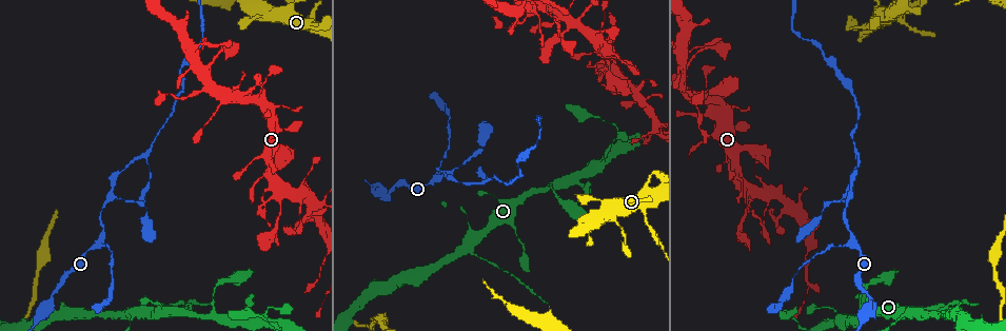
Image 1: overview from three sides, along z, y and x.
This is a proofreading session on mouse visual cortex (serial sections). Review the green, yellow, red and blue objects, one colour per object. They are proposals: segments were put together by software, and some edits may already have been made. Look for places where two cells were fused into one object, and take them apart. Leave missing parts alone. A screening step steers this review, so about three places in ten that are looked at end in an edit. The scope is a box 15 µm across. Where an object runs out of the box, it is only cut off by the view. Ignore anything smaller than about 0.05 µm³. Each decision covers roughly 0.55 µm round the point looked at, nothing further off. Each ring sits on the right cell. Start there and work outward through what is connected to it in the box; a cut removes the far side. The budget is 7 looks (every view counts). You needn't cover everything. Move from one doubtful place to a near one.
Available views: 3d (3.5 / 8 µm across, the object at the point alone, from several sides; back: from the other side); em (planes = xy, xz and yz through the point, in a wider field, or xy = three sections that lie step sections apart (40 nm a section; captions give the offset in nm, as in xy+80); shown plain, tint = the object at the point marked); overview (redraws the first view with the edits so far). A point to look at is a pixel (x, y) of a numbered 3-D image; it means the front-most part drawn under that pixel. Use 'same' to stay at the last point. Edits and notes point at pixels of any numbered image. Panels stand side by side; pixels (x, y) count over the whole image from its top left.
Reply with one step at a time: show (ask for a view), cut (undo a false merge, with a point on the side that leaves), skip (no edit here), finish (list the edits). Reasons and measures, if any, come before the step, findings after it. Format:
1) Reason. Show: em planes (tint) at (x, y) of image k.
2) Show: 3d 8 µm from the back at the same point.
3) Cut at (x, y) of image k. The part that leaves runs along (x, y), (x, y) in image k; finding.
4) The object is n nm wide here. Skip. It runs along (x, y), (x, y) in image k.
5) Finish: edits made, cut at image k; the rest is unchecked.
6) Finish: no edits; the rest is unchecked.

Show: 3d 3.5 µm at (438, 178) of image 1.

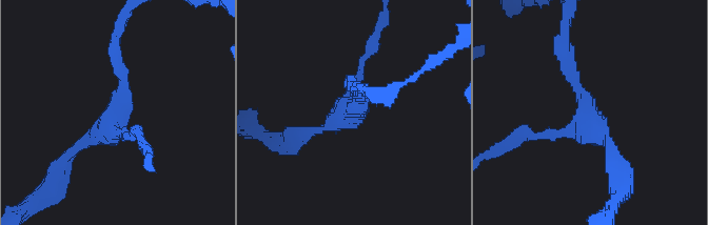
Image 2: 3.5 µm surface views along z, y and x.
3 arms meet here; the arms are 150, 200, 200 nm wide. Show: em planes (tint) at (112, 121) of image 2.

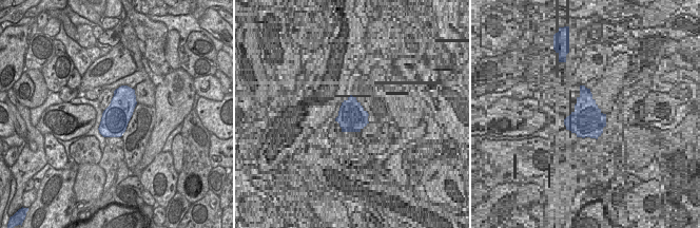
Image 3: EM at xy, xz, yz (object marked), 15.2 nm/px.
Skip. It runs along (63, 164), (112, 122), (119, 60) in image 2; continuous, no second cell.

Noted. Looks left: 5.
Two arms in line, one across. Show: 3d 3.5 µm at (471, 249) of image 1.

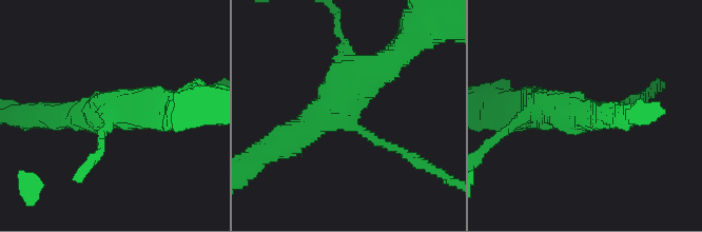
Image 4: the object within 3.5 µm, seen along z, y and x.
Shape alone is not enough. Show: em xy step 5 (tint) at (345, 119) of image 4.

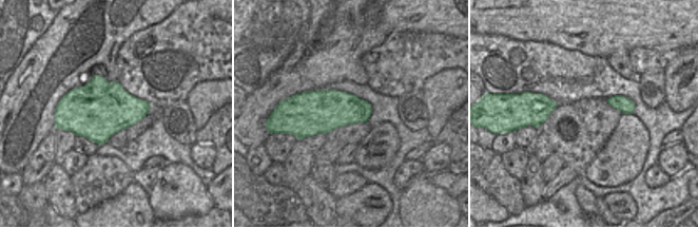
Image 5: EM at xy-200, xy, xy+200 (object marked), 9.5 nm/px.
Cut at (406, 154) of image 4. Two cells meet here.

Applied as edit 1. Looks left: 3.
Redraw. Show: overview.

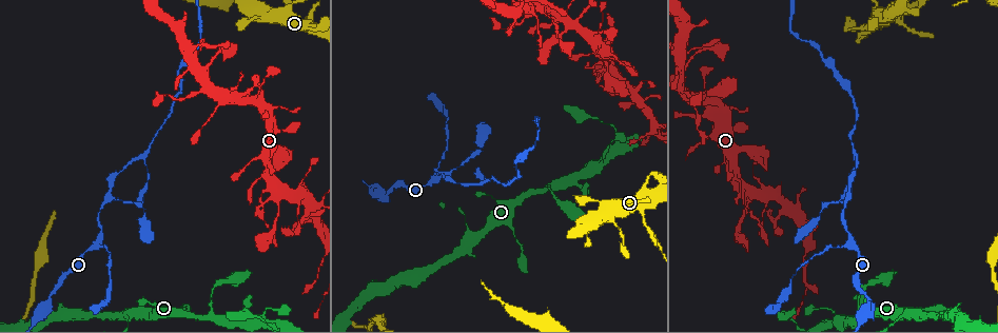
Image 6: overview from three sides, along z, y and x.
Show: 3d 3.5 µm from the back at (844, 200) of image 6.

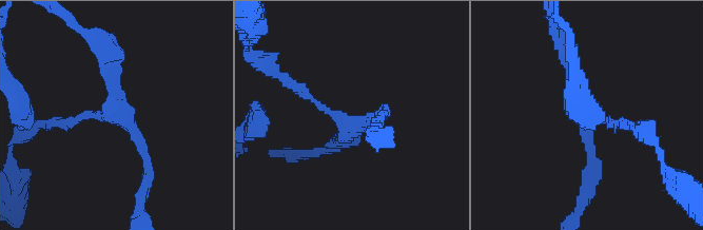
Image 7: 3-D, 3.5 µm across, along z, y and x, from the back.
3 arms meet here; the arms are 100, 200, 200 nm wide; shape alone is not enough. Show: em xy step 2 (tint) at (124, 118) of image 7.

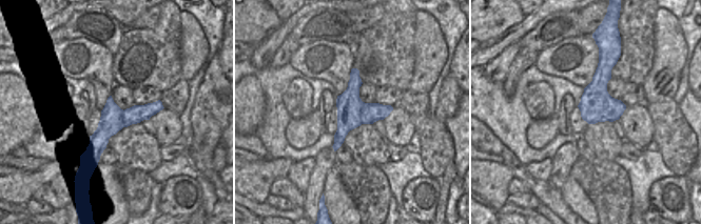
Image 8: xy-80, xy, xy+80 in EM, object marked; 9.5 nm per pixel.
Skip. It runs along (147, 181), (108, 55) in image 7; one cell here.

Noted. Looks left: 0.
Finish: edits made, cut at image 4; the rest is unchecked.

